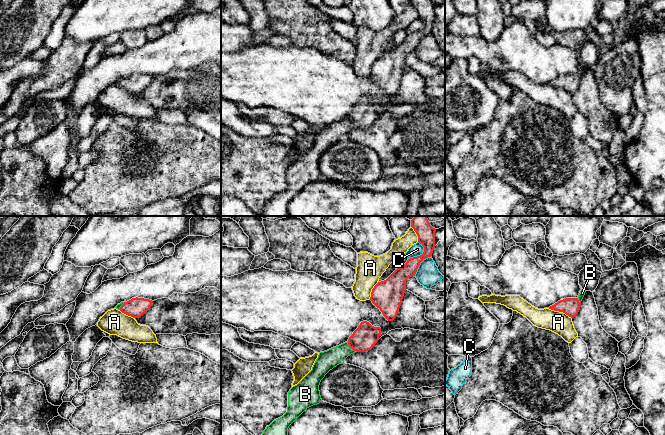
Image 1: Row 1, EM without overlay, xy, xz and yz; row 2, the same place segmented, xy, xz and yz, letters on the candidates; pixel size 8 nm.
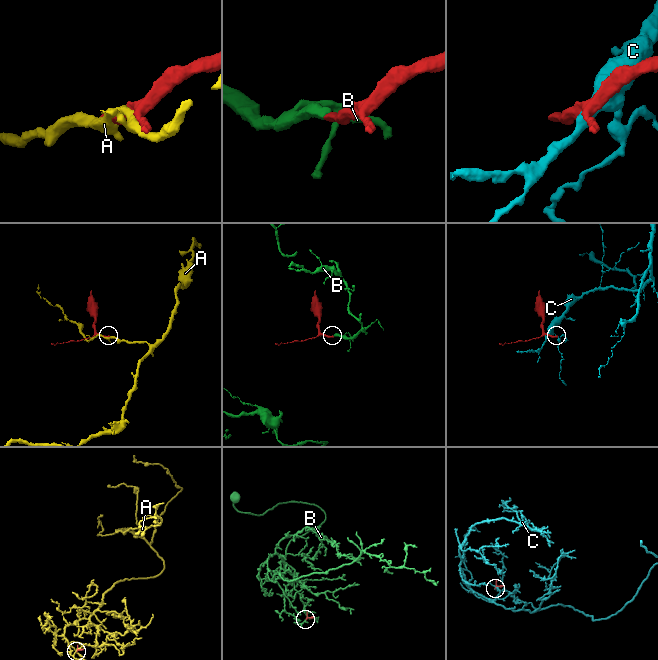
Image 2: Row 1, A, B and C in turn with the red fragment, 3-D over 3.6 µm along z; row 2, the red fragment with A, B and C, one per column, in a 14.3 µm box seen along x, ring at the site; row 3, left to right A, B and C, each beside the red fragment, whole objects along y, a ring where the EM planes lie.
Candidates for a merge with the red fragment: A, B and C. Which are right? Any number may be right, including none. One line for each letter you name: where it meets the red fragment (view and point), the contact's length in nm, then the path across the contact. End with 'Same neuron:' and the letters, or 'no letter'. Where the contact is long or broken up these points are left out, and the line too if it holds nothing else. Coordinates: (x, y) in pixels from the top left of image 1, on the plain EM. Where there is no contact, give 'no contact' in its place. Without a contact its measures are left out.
B: meets red in xz at (351, 123); contact 120 nm long; runs through xz (363, 115), (351, 123), (327, 136)
Same neuron: B

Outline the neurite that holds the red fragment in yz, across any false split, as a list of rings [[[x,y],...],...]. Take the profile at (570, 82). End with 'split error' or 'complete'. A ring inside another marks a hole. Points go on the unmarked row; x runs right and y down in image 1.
[[[581,66],[577,74],[566,74],[566,75],[560,76],[554,81],[550,82],[549,85],[563,88],[569,93],[573,94],[578,90],[580,86],[581,77],[584,71],[585,71],[585,68]]]; split error

